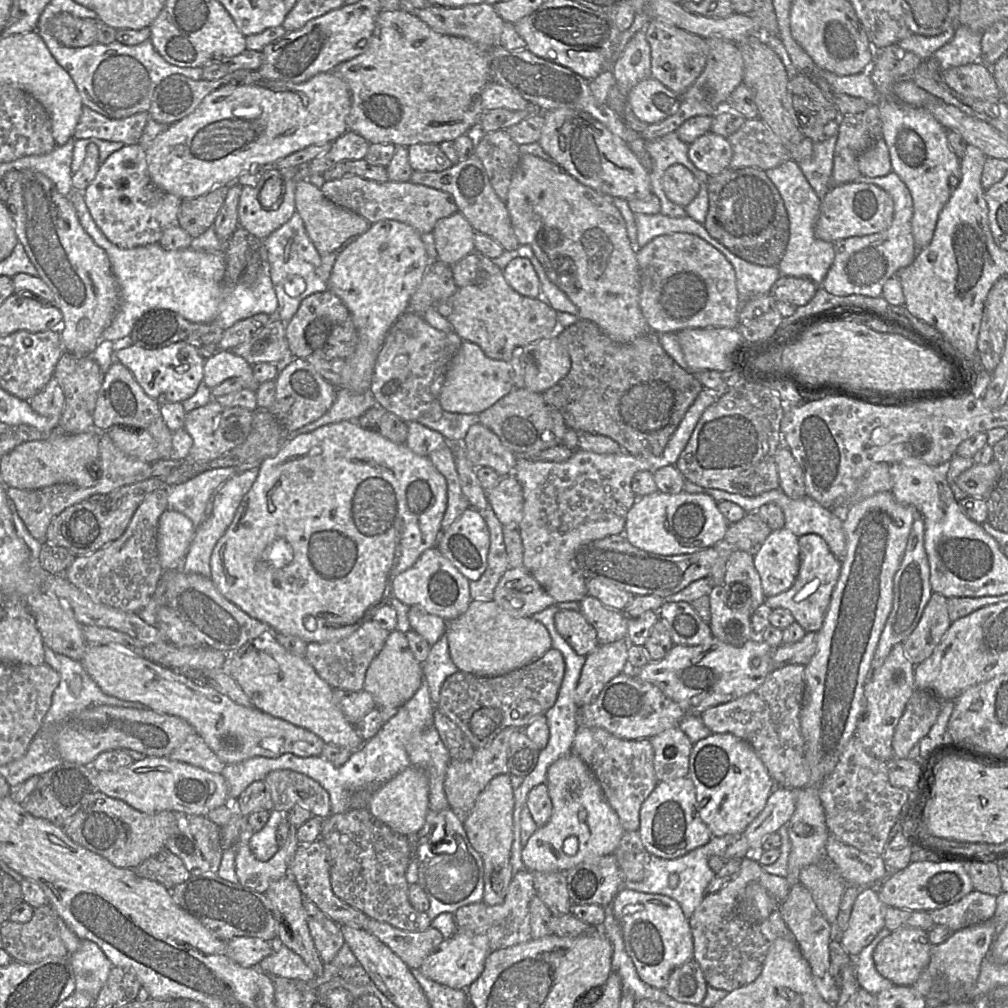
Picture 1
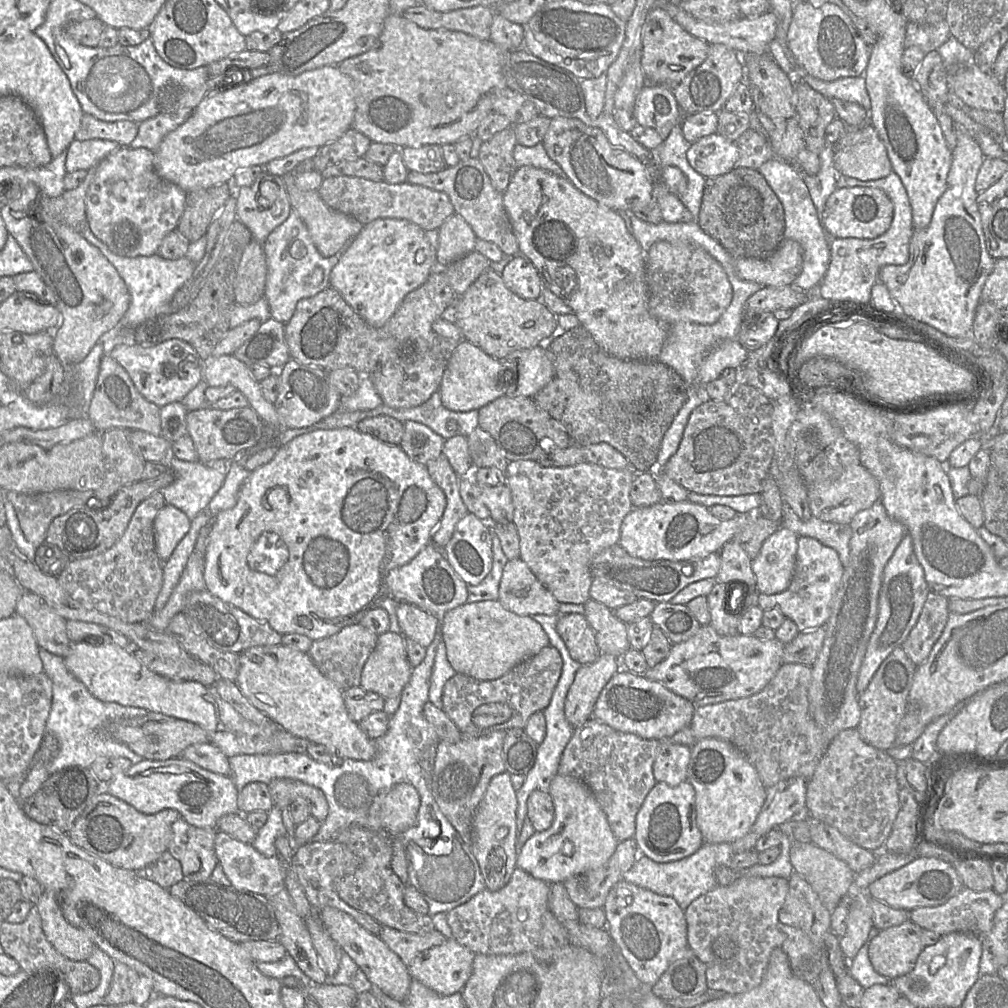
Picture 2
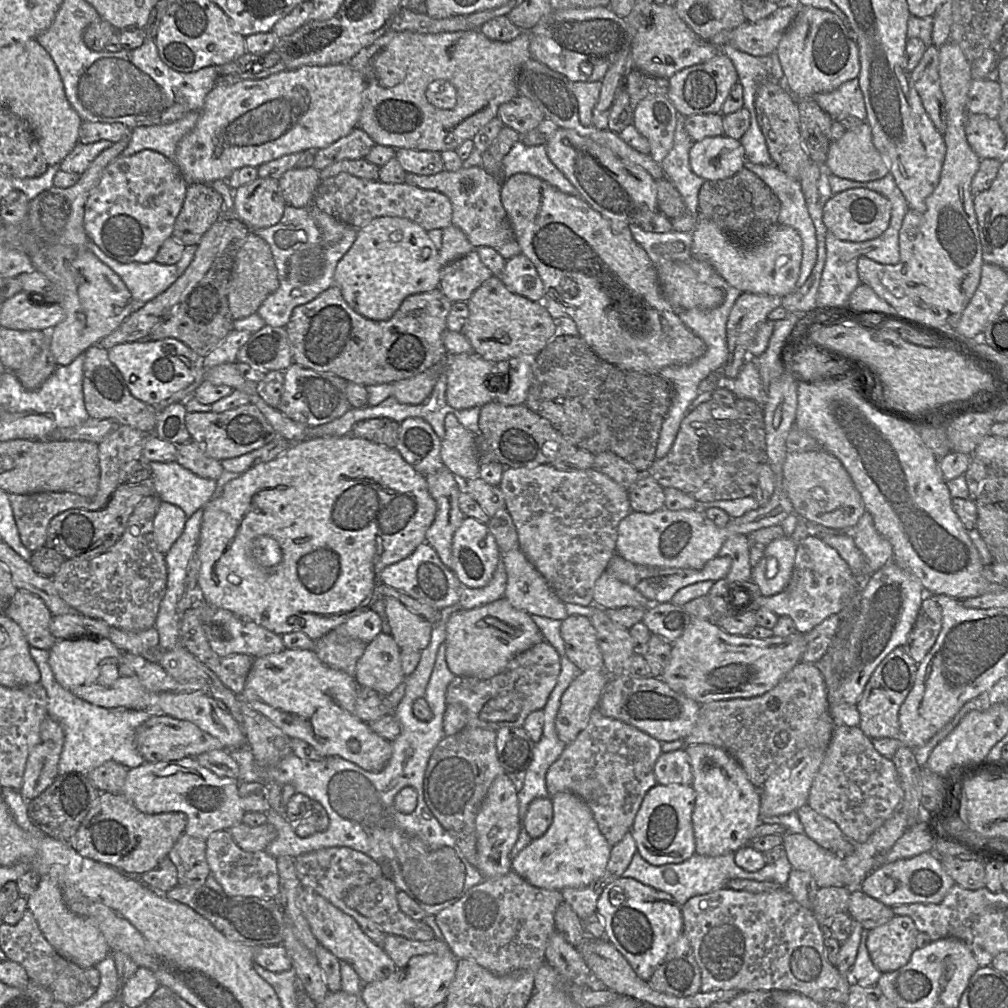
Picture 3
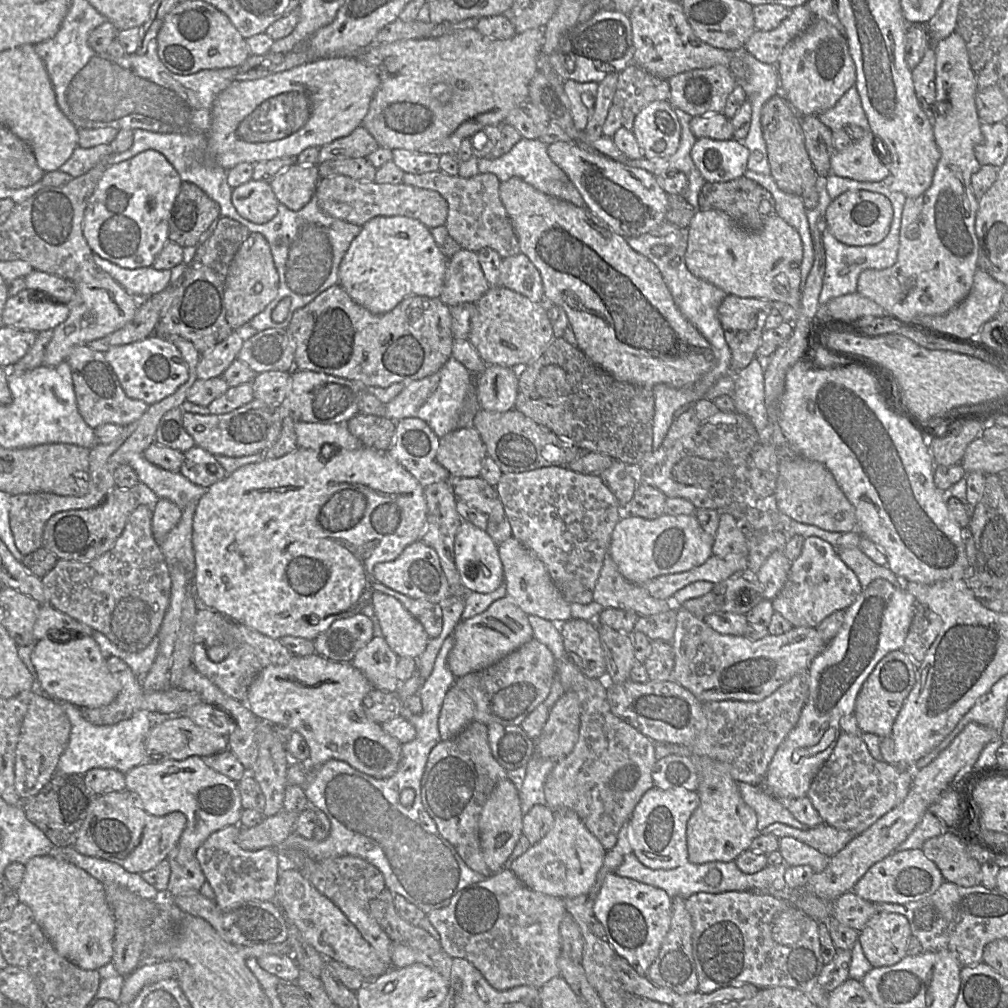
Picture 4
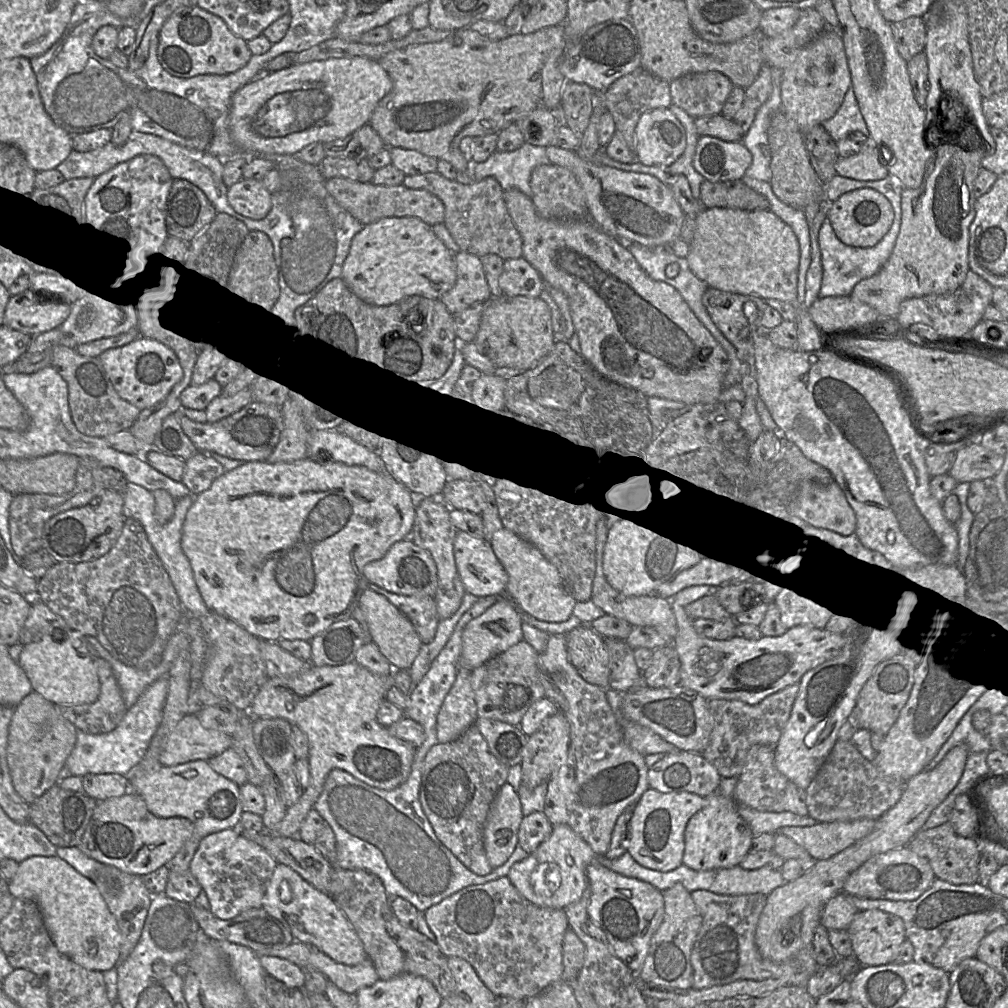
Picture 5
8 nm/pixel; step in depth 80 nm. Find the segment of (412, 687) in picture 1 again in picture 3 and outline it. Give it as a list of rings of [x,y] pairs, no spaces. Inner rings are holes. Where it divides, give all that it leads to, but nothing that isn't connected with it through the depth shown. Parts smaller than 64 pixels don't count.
[[[382,632],[369,644],[356,665],[355,679],[360,687],[367,687],[379,693],[391,694],[404,680],[401,669],[401,649],[390,634]]]

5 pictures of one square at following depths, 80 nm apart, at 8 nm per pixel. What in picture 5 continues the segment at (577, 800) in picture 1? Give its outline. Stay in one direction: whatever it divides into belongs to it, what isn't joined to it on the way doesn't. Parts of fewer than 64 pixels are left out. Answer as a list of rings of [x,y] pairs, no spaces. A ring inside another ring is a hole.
[[[556,825],[550,836],[534,852],[511,866],[508,877],[519,893],[531,903],[565,909],[580,900],[586,892],[586,868],[596,857],[589,844],[569,826]]]

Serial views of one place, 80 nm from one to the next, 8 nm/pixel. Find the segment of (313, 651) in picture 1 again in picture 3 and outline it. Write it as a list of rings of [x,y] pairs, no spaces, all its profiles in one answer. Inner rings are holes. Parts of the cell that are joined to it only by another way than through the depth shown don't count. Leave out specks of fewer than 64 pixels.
[[[332,630],[316,640],[312,650],[328,667],[355,677],[357,662],[363,655],[367,644],[369,643],[337,634]]]

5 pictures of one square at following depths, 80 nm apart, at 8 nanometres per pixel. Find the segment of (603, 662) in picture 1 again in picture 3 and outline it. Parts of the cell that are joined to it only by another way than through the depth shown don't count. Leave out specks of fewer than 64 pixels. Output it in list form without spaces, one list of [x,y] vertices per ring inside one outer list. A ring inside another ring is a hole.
[[[605,670],[578,672],[563,693],[555,719],[555,729],[559,739],[566,745],[571,744],[587,726],[610,678]]]

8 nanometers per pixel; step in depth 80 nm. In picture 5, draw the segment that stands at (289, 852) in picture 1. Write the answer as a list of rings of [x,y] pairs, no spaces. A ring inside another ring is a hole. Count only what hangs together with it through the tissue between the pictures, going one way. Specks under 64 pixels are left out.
[[[229,828],[203,838],[189,870],[205,891],[210,911],[228,920],[249,908],[261,907],[266,886],[278,862],[261,846],[245,838],[241,828]]]

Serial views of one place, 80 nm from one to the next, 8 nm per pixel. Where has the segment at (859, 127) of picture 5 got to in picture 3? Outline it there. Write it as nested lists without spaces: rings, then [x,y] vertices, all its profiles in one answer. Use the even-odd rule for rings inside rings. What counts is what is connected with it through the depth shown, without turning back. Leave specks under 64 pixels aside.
[[[858,77],[844,82],[831,92],[816,94],[812,97],[833,121],[841,121],[847,116],[855,116],[863,122],[867,120]]]

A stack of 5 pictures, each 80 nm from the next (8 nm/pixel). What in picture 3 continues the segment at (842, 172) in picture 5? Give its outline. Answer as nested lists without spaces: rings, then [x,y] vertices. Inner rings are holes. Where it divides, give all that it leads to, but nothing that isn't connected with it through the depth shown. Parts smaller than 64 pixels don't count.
[[[867,122],[832,142],[825,164],[833,175],[857,182],[879,180],[889,173],[889,164],[874,145]]]

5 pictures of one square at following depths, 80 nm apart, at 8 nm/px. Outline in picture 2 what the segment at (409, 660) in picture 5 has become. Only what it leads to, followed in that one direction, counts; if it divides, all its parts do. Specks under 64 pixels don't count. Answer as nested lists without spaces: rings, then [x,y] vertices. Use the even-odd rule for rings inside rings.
[[[400,602],[396,609],[400,633],[427,648],[433,641],[442,616],[433,615],[411,603]]]

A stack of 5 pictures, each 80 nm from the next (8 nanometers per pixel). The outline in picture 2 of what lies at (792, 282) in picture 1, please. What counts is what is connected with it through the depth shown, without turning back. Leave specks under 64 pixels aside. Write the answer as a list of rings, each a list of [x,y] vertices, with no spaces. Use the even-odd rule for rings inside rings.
[[[794,285],[762,287],[751,295],[744,306],[744,319],[777,309],[794,309],[807,302],[807,292]]]

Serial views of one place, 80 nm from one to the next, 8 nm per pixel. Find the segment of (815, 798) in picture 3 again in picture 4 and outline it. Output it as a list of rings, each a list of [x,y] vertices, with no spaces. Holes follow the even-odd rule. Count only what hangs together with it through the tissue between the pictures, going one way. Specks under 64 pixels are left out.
[[[840,730],[833,752],[814,778],[807,796],[824,823],[840,830],[852,831],[857,836],[905,800],[912,779],[912,769],[898,770],[885,761],[875,760],[860,734],[848,734]]]

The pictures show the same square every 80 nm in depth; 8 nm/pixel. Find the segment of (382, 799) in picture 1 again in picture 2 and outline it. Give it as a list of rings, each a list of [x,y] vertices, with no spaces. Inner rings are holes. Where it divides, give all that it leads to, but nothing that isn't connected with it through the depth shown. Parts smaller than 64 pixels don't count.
[[[408,783],[392,787],[381,803],[380,820],[383,830],[397,835],[412,827],[417,821],[420,797]]]

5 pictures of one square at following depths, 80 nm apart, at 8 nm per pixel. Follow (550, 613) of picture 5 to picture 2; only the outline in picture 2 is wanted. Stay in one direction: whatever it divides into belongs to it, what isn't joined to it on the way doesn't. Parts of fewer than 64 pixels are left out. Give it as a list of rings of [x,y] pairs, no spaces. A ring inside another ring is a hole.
[[[520,558],[506,563],[498,601],[506,610],[519,616],[559,614],[560,603]]]

